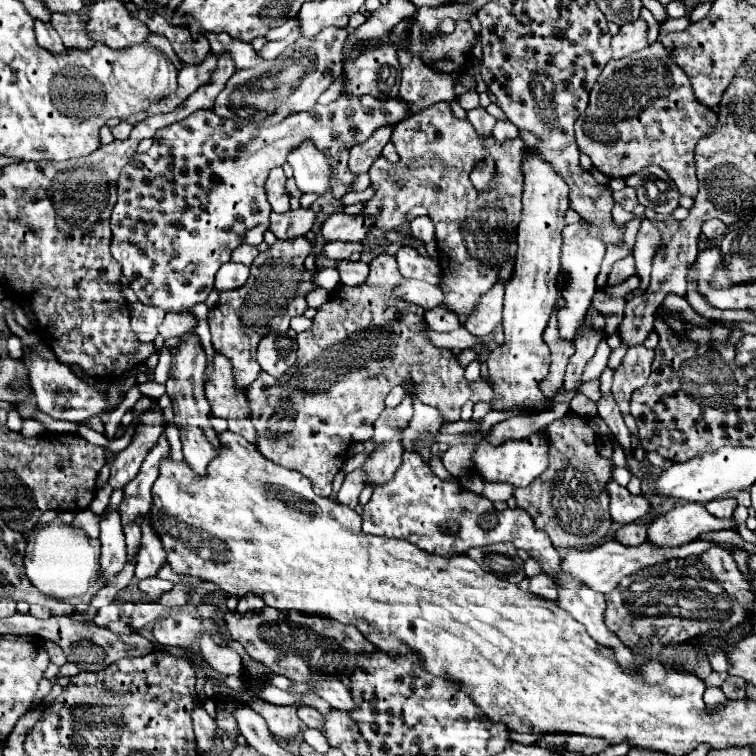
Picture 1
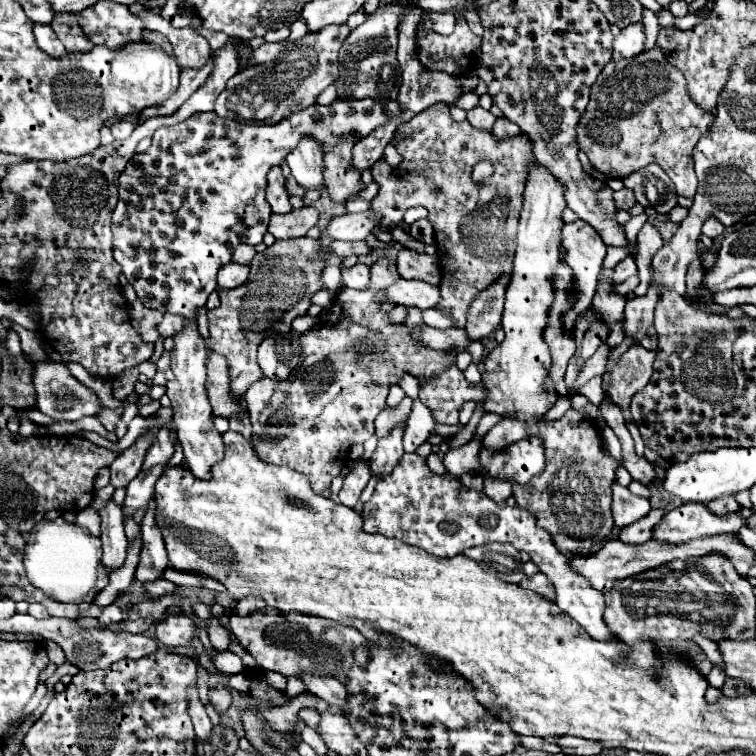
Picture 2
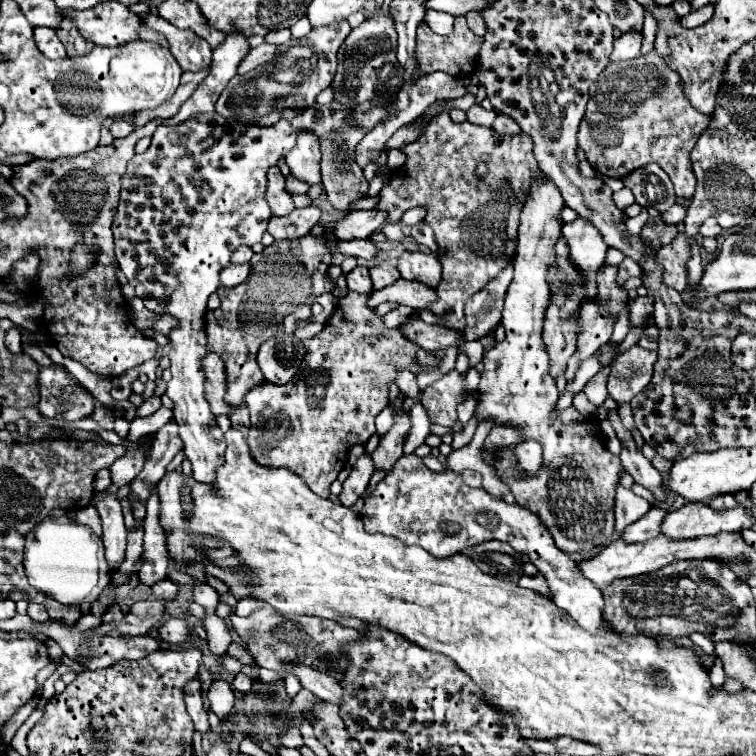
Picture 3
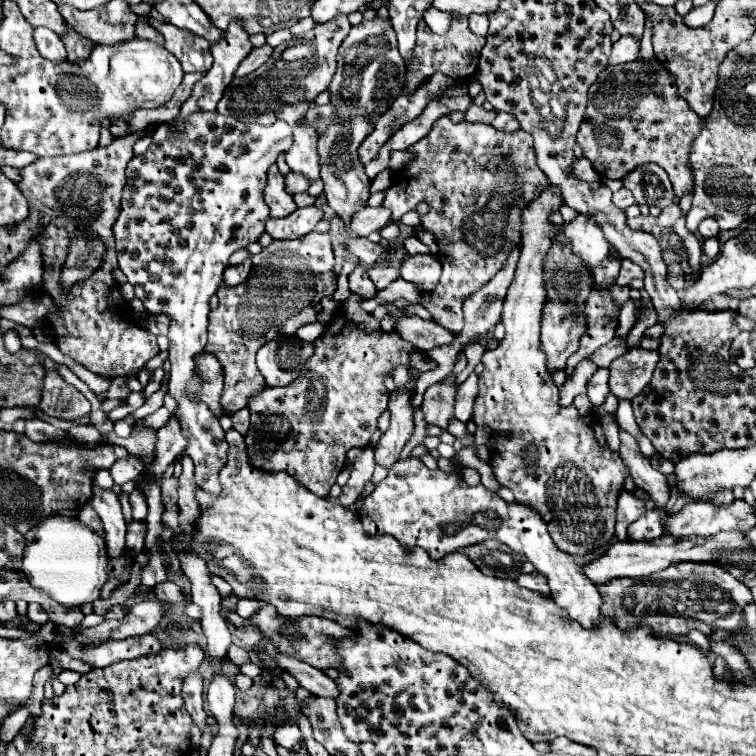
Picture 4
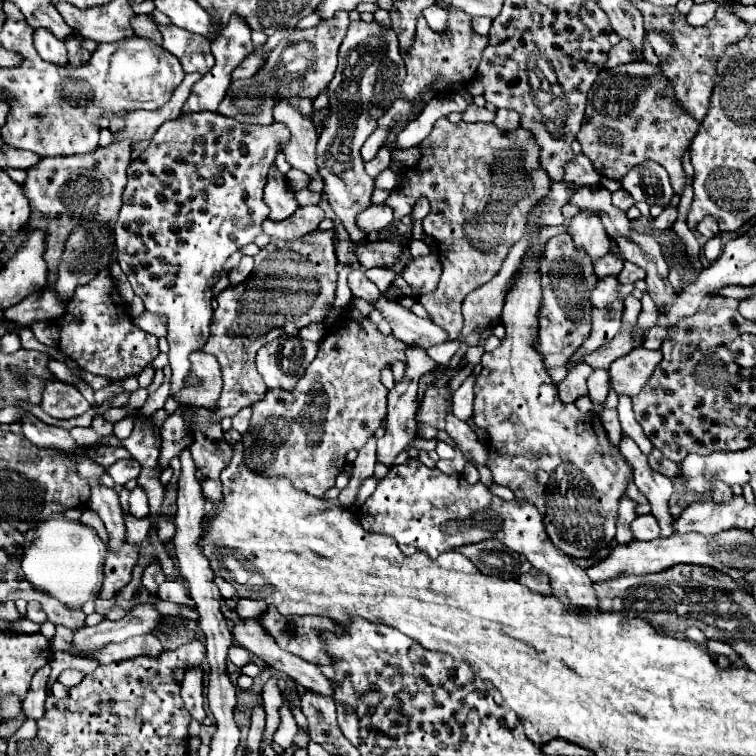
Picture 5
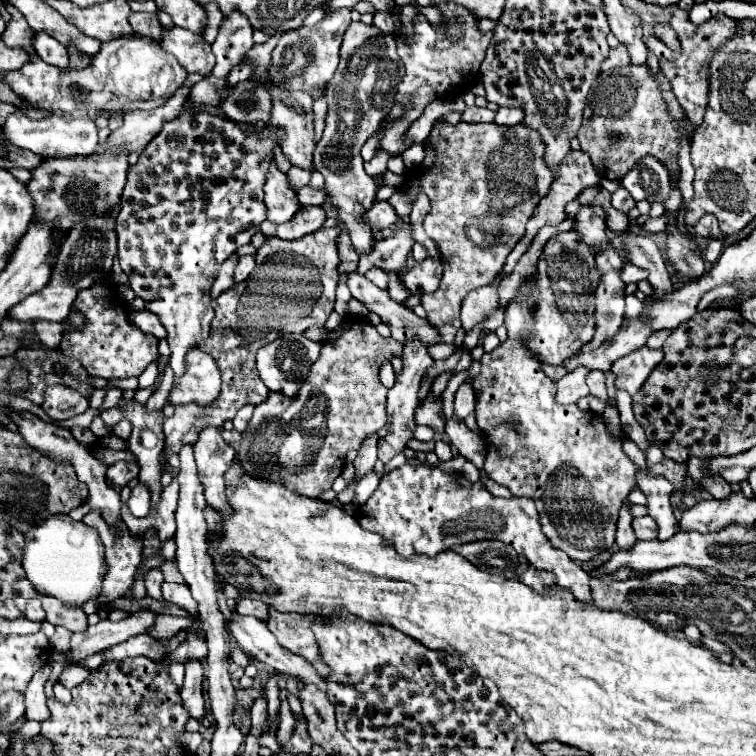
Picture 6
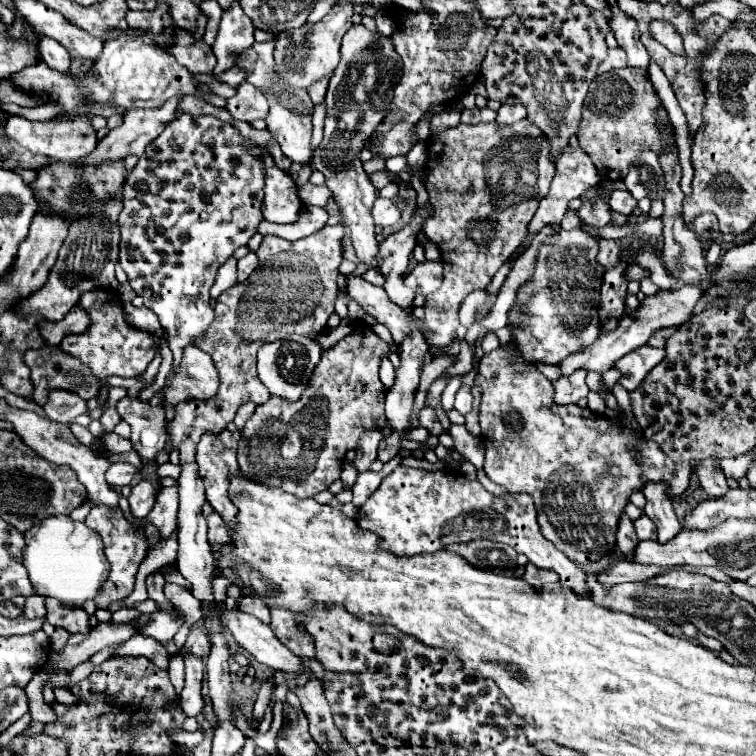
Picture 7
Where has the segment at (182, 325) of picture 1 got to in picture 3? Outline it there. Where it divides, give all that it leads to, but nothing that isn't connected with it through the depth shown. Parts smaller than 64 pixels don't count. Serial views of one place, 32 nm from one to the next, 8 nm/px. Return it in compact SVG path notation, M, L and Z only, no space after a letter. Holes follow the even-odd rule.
M162 314L160 322L156 324L154 330L160 332L160 334L164 334L164 336L168 336L168 332L172 332L176 326L178 326L178 320L176 320L176 318L172 318L170 314Z

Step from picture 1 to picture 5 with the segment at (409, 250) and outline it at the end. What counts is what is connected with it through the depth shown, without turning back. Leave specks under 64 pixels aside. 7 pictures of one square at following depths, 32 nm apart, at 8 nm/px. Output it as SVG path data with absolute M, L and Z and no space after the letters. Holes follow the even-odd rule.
M436 254L412 258L402 270L402 278L408 284L412 284L412 290L416 296L432 292L440 280L440 274L442 274L442 266Z

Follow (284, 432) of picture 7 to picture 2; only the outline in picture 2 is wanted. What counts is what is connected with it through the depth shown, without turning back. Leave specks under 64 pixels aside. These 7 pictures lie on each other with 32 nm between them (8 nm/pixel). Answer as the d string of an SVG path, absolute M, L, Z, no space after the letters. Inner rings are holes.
M338 294L332 308L320 314L320 328L300 336L300 364L292 378L276 382L268 376L262 376L244 394L250 422L254 428L252 446L256 454L260 454L264 462L272 462L278 466L284 464L296 472L302 472L304 476L308 476L316 494L330 496L330 482L348 462L348 450L352 448L352 444L362 444L374 434L374 420L386 408L388 390L390 386L398 384L404 374L412 374L416 380L426 378L426 384L420 384L420 400L434 410L434 416L440 424L456 424L460 406L464 402L484 402L484 398L488 398L488 392L482 384L468 384L462 370L456 364L448 364L446 351L432 350L424 346L416 336L412 336L412 332L420 324L422 310L416 306L408 306L408 316L402 324L390 324L386 312L382 312L382 316L378 314L378 318L374 316L368 320L364 316L364 304L356 304L356 296L346 294L342 298L342 294Z

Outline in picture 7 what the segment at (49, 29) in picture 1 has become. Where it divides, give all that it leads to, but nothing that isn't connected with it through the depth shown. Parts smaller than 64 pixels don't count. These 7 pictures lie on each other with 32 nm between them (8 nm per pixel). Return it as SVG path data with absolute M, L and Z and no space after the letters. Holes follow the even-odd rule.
M42 34L38 38L38 44L36 46L40 50L42 62L46 62L48 66L52 66L58 72L68 72L70 54L68 54L68 50L60 42L56 42L56 40L52 40L52 38L48 38L48 36Z

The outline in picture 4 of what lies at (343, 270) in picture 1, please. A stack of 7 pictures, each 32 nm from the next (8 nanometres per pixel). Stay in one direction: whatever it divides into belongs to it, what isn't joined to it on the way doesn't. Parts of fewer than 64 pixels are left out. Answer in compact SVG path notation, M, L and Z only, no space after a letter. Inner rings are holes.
M356 266L354 272L348 276L348 282L350 282L350 290L360 294L362 298L372 298L376 294L376 286L368 278L364 266Z

